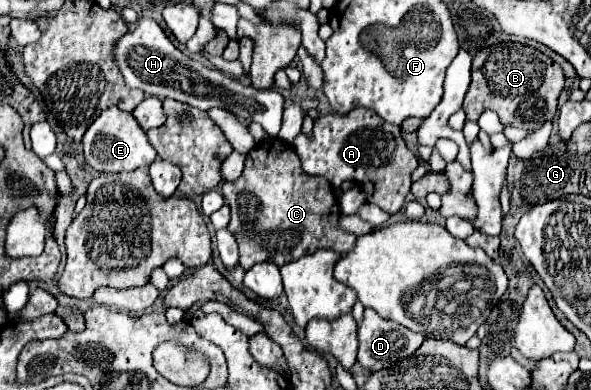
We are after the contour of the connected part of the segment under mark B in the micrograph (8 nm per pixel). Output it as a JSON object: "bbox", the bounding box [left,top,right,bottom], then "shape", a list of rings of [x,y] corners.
{"bbox":[463,42,563,130],"shape":[[[499,42],[483,48],[473,58],[471,86],[463,100],[467,120],[479,120],[485,110],[499,114],[503,126],[537,130],[557,114],[557,98],[563,90],[563,72],[557,62],[539,50],[519,42]]]}

